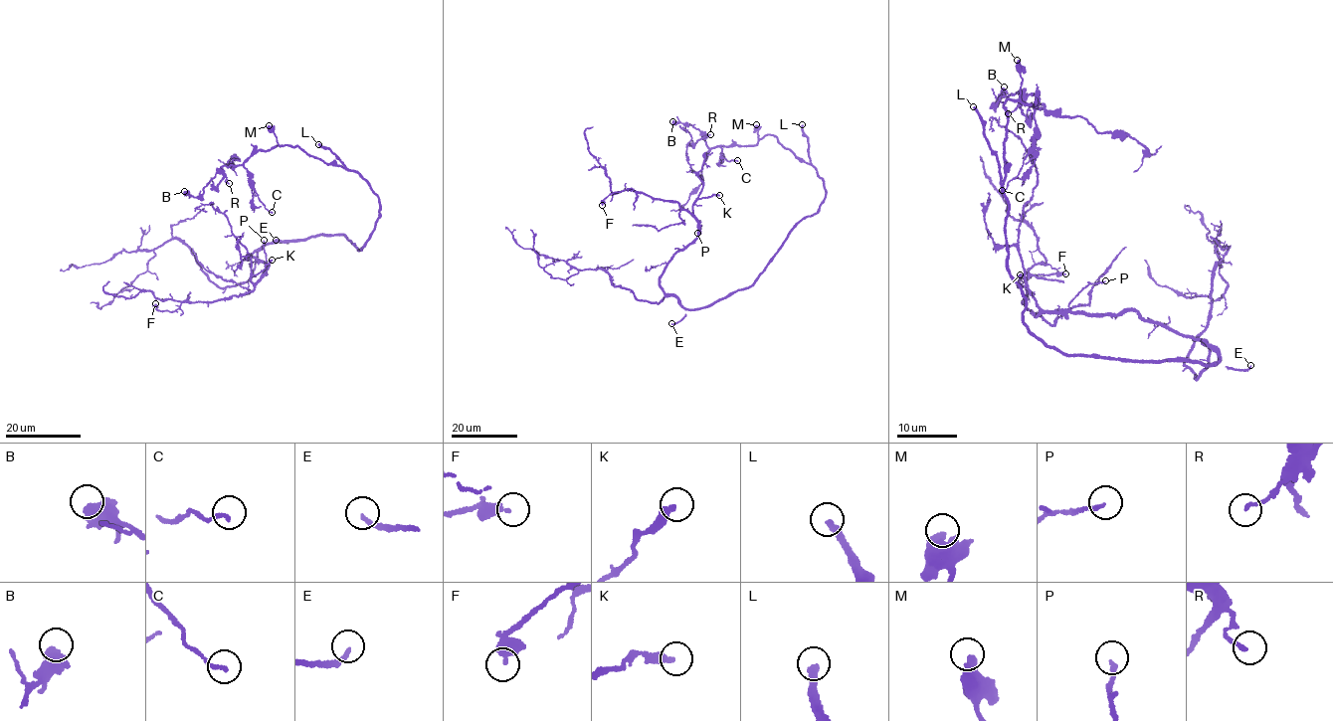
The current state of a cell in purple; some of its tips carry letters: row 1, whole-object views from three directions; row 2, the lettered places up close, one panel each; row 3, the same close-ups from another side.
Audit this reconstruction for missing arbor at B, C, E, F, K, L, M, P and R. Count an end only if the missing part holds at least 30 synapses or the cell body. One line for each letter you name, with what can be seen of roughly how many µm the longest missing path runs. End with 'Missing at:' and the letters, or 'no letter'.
E: 45 µm
L: 100 µm
Missing at: E, L

